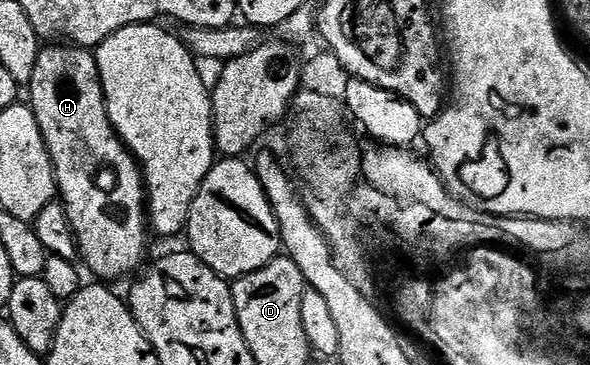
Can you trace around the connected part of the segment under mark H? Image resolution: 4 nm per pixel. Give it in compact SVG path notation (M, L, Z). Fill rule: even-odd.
M55 43L50 47L40 48L37 67L33 67L29 92L31 92L29 104L41 127L55 168L57 193L75 232L82 264L84 266L87 264L99 276L96 278L107 283L115 283L111 281L129 276L142 263L143 256L147 253L147 233L149 234L147 191L139 162L127 150L111 125L94 52L70 43Z

